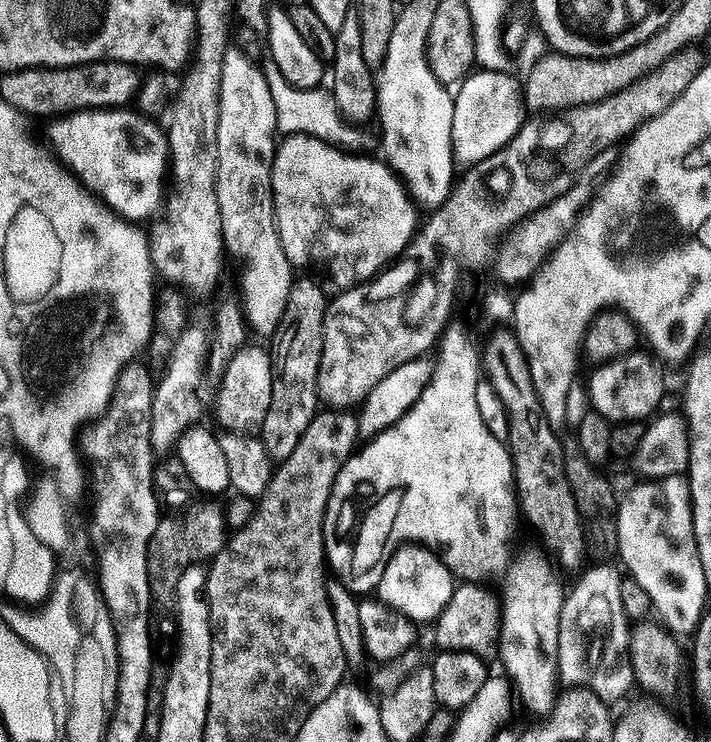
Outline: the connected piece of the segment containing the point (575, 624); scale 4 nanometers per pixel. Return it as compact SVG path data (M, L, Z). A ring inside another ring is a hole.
M596 564L565 593L559 615L557 675L569 687L585 687L605 702L613 702L629 692L636 675L629 658L631 625L622 606L623 573L619 567Z

